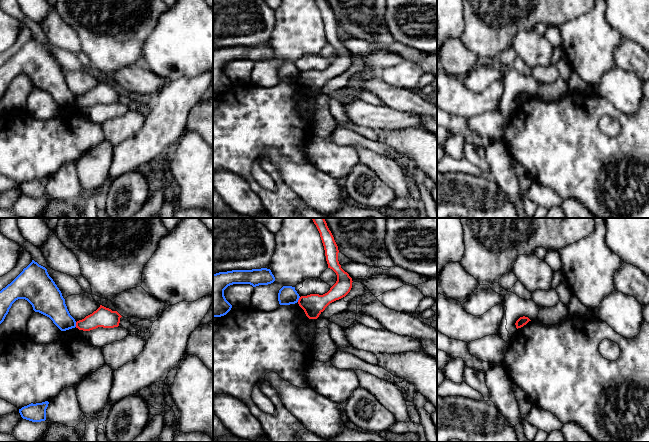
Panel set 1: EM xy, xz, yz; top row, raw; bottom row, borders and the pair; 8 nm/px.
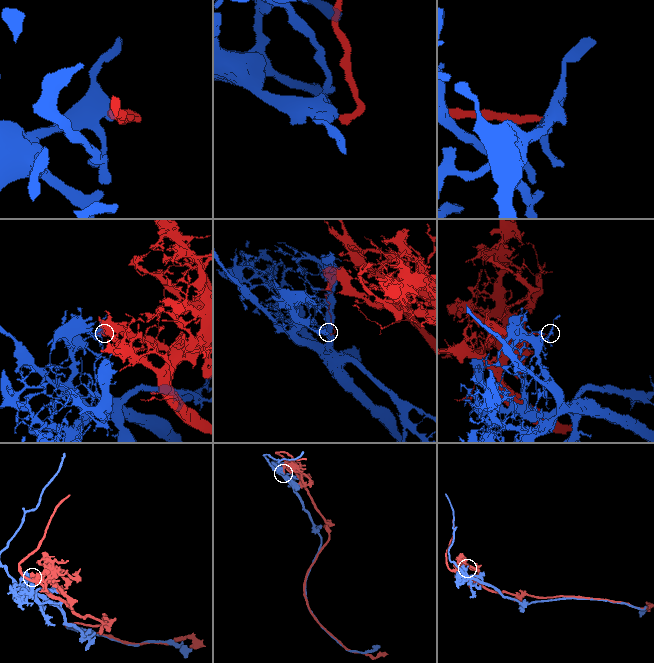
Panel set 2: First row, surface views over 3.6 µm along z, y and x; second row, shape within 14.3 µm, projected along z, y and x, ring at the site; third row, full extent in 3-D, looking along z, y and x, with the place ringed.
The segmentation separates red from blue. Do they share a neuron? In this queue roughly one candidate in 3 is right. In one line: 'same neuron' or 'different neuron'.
different neuron

